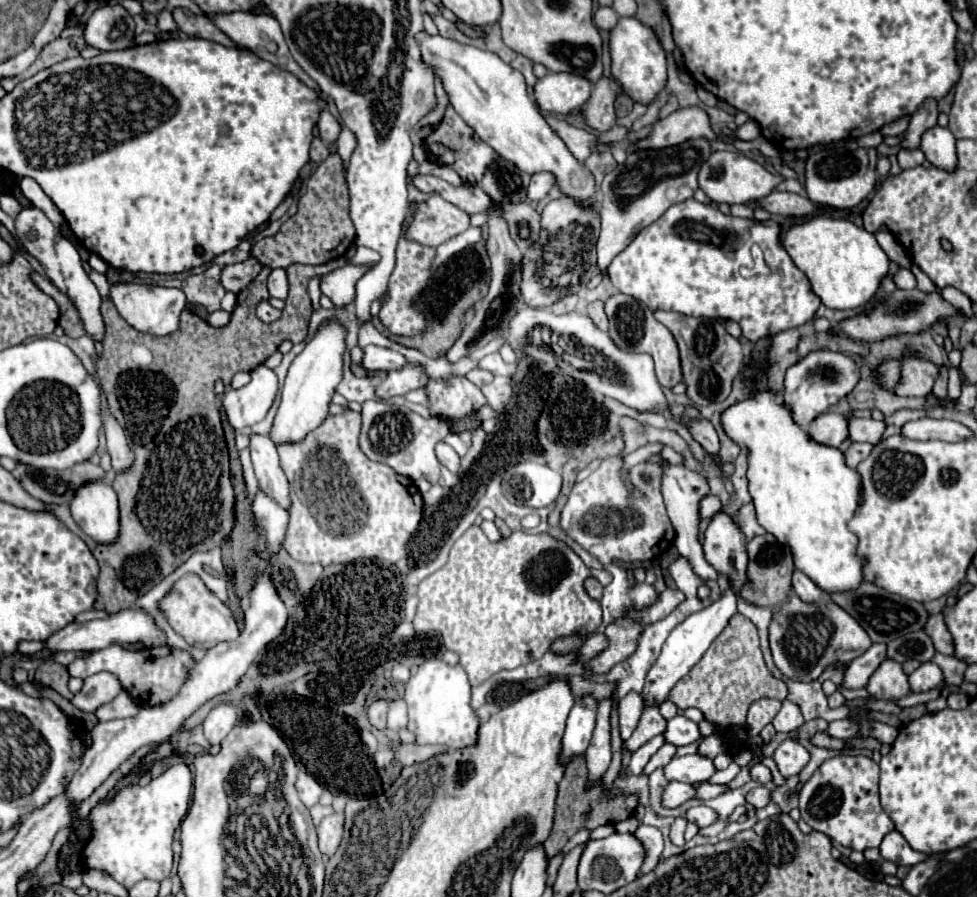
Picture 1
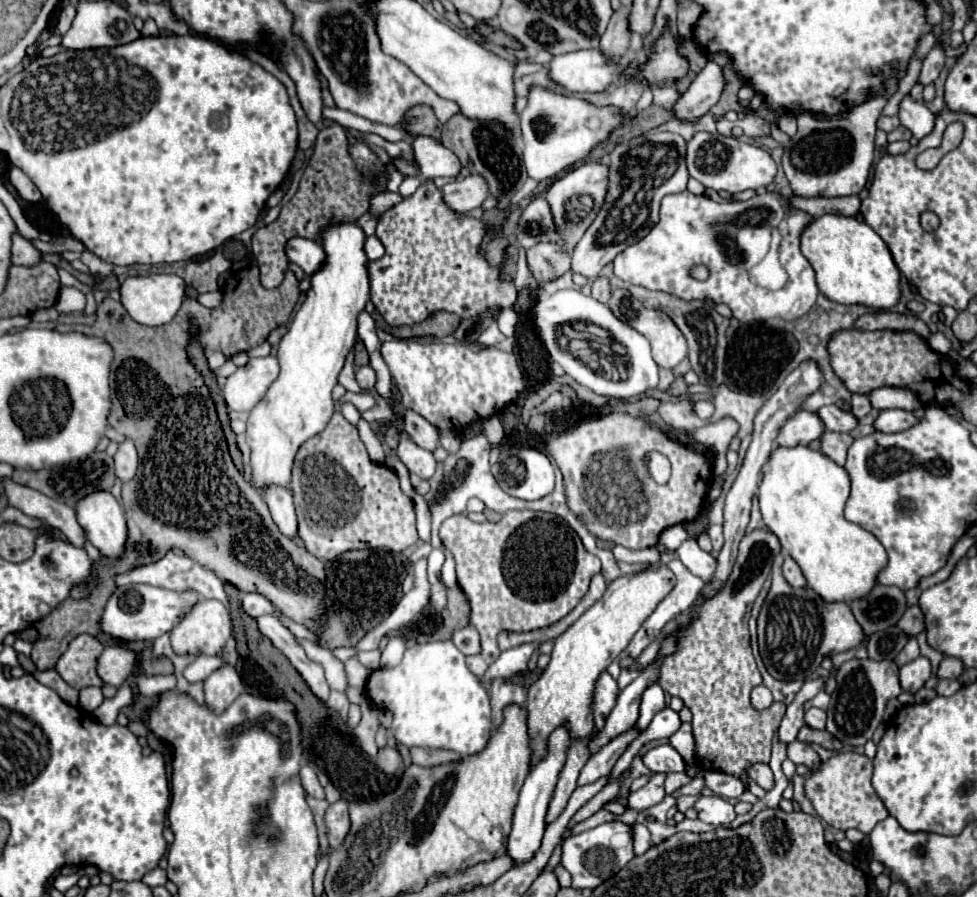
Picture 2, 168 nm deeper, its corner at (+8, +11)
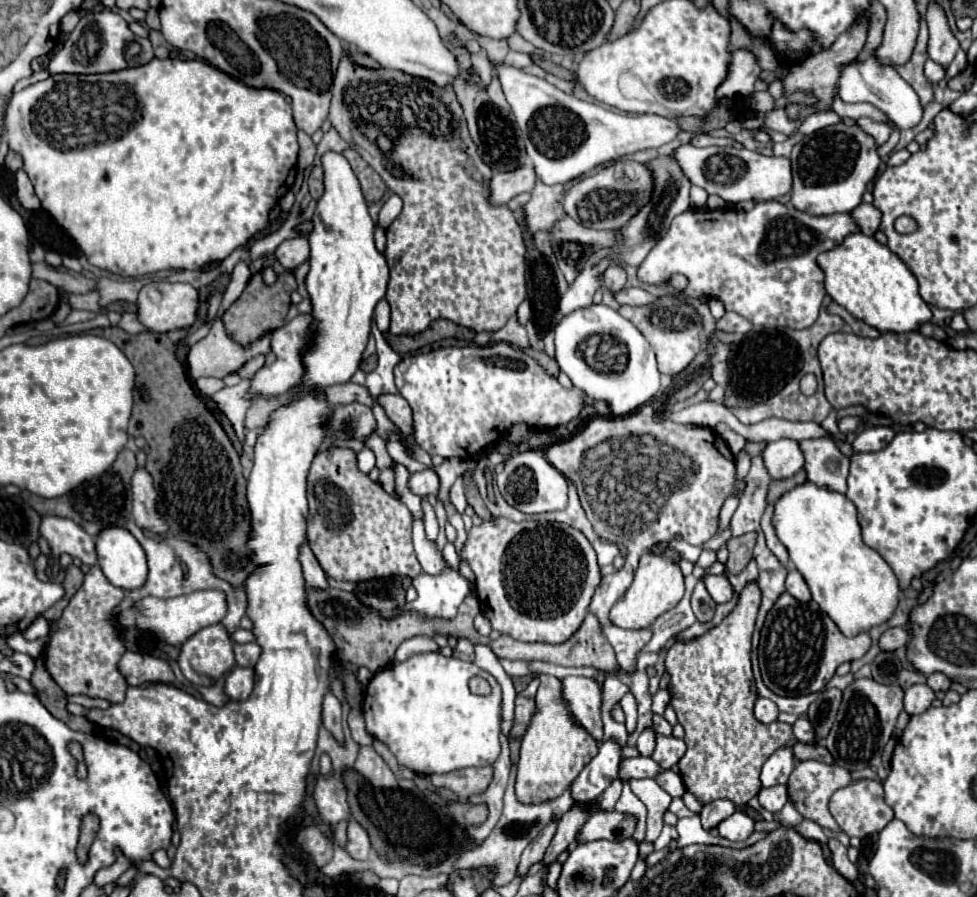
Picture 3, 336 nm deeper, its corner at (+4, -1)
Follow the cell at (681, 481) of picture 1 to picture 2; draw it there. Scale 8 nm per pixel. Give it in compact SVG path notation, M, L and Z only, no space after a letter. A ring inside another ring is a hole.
M686 540L680 548L678 548L678 556L682 560L682 564L696 574L698 578L702 578L704 582L710 582L714 578L716 572L716 558L708 552L704 552L696 540Z

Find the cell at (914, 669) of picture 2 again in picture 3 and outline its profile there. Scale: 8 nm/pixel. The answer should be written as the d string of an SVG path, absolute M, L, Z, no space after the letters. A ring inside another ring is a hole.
M914 684L904 692L904 710L912 714L922 714L930 708L934 700L934 690L928 684Z

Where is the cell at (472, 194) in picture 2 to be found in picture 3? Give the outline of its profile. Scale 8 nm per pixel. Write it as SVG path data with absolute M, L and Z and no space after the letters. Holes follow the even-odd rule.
M524 166L524 170L514 170L506 174L494 174L490 178L490 204L502 206L508 204L520 192L532 192L536 182L536 174L532 166Z

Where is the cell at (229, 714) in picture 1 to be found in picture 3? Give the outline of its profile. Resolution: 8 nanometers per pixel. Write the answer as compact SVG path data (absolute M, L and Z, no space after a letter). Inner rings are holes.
M234 668L224 682L224 694L234 700L234 702L242 702L250 696L254 688L254 672L248 668Z

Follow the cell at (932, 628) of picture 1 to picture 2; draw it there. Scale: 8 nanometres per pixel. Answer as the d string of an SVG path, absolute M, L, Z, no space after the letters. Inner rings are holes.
M910 606L904 614L902 614L902 618L896 622L896 626L900 628L900 630L904 630L906 634L918 634L918 632L922 632L924 630L924 618L922 618L922 612L920 612L920 608L918 606Z

